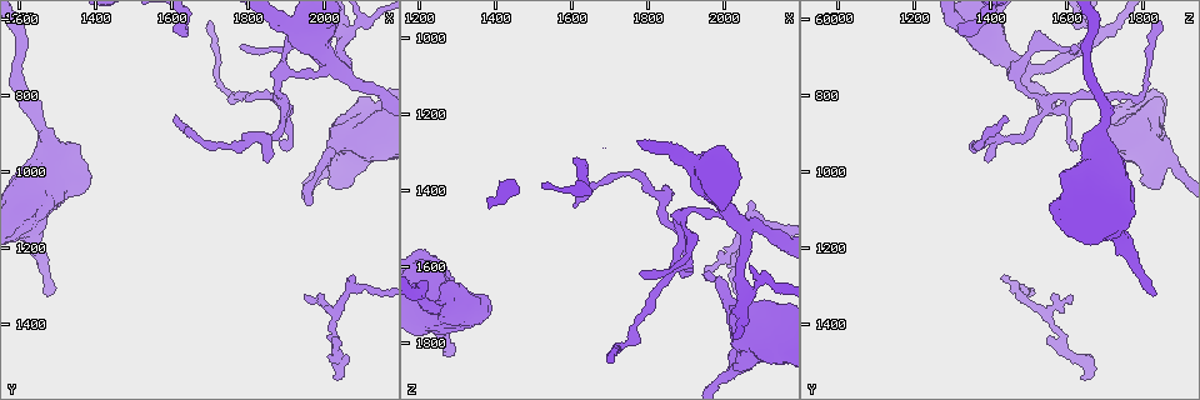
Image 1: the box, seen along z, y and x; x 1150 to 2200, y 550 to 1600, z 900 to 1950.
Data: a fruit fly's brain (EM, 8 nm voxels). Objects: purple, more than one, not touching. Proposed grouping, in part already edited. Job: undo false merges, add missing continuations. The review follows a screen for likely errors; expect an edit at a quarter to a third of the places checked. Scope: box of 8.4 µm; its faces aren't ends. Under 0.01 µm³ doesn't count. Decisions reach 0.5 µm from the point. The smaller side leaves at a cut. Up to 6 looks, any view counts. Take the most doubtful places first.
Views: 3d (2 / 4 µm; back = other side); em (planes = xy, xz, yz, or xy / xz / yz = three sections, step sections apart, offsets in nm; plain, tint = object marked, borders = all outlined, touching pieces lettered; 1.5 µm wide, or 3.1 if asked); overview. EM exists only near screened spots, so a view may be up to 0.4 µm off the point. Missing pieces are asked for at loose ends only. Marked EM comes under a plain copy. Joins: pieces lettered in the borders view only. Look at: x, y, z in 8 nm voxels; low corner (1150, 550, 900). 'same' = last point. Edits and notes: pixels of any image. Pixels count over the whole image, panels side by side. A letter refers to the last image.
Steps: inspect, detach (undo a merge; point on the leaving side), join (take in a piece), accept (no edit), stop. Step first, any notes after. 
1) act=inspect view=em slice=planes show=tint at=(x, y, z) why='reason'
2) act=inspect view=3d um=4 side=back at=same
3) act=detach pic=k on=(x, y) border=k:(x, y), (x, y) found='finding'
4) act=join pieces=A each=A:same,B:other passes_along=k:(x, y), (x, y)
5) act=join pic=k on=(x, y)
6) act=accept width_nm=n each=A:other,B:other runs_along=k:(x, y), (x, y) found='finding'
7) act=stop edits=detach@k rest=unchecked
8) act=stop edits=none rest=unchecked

act=inspect view=em slice=planes show=borders at=(1295, 1325, 1830) why='branch stops here'

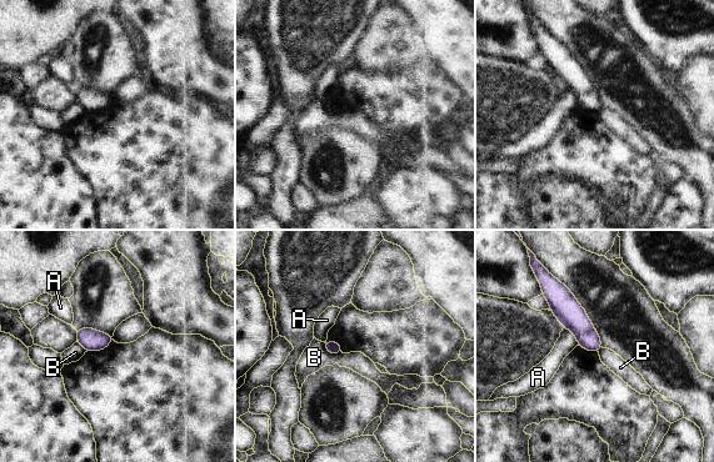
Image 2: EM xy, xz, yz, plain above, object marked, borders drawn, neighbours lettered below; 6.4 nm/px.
act=accept each=A:other,B:other found='no lettered piece goes on from it'

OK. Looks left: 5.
act=inspect view=em slice=planes show=borders at=(1890, 940, 1630) why='free end'

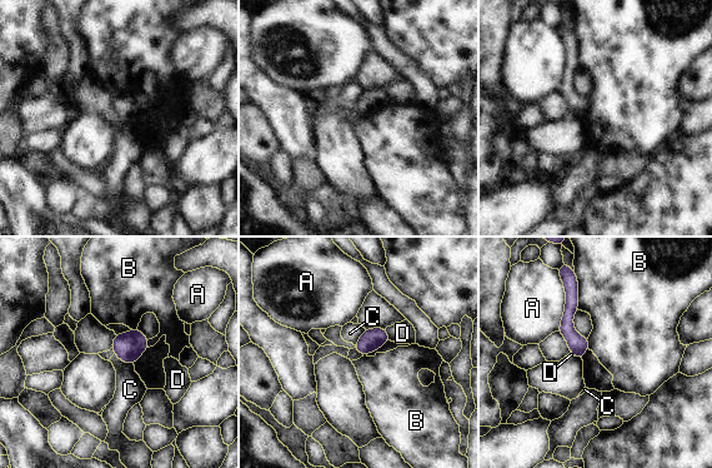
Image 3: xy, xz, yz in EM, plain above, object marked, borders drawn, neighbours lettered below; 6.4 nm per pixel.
act=accept width_nm=140 each=A:other,B:other,C:other,D:other runs_along=3:(573, 292), (568, 333), (580, 354) found='none of them fits'

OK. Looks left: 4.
act=inspect view=3d um=2 at=(1715, 735, 1805) why='sharp bend'

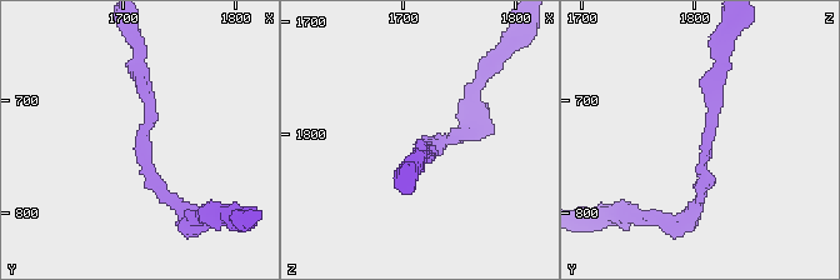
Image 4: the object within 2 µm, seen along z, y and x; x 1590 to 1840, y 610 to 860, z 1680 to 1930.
act=inspect view=em slice=planes show=borders at=(1718, 732, 1810)

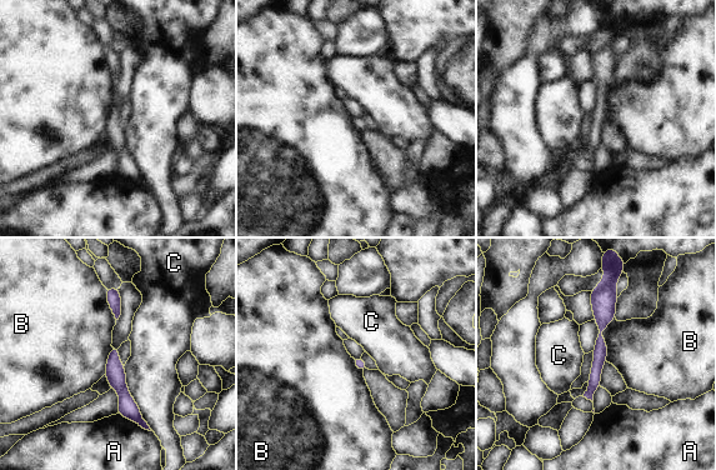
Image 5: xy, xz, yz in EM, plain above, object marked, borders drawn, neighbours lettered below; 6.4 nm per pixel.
act=accept each=A:other,B:other,C:other border=5:(615, 318), (602, 334), (605, 360) found='continuous, no second neuron'

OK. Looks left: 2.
act=stop edits=none rest=unchecked

